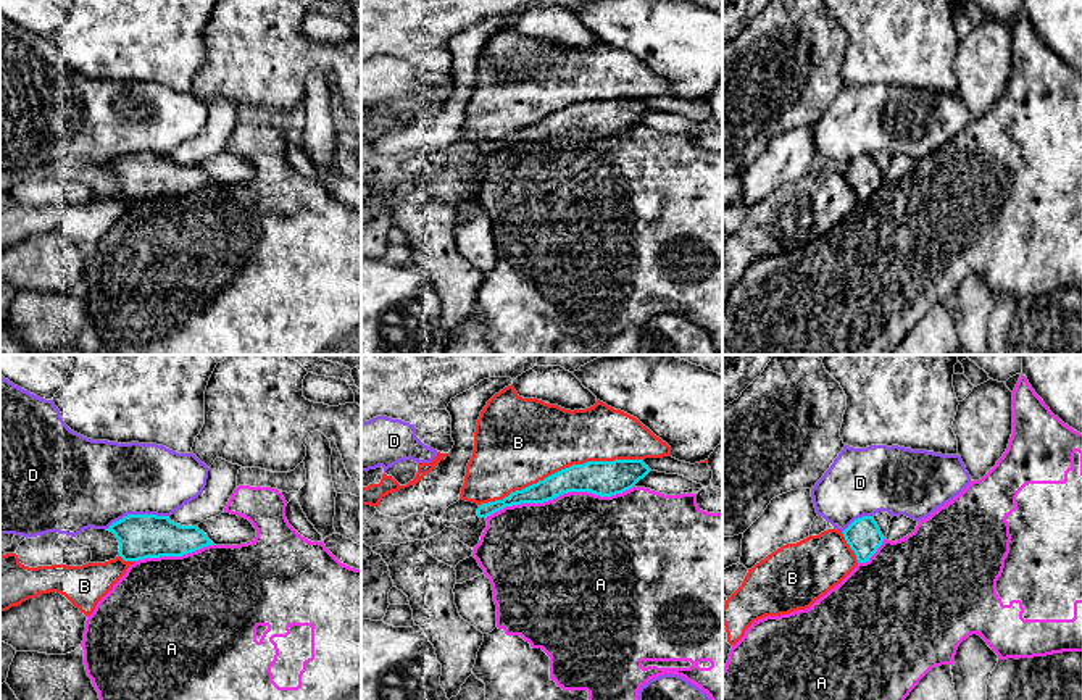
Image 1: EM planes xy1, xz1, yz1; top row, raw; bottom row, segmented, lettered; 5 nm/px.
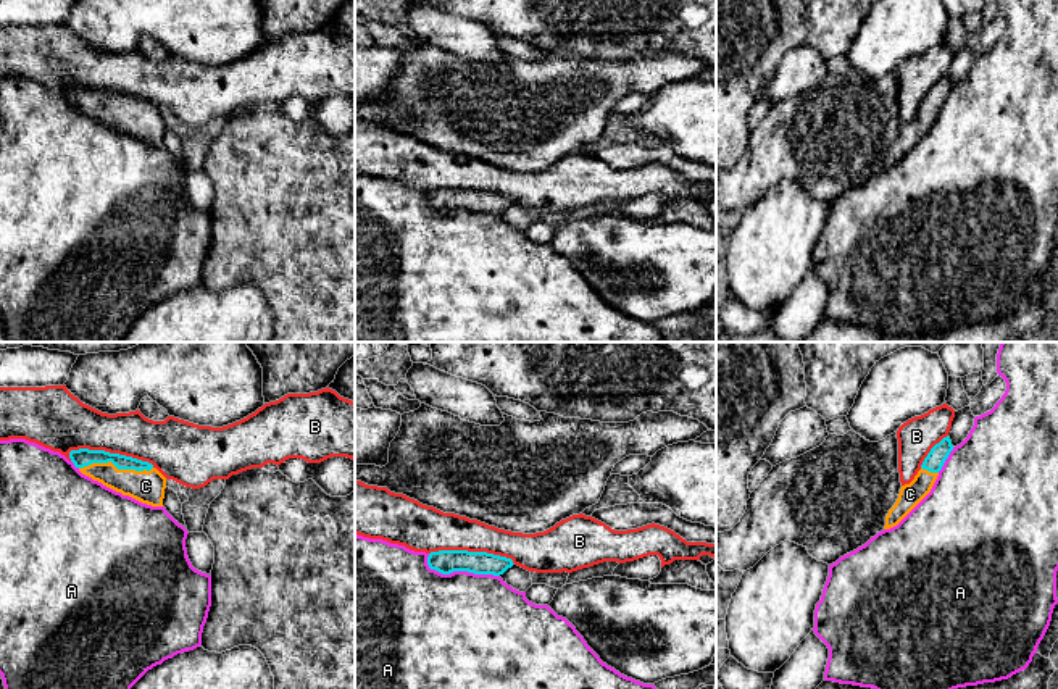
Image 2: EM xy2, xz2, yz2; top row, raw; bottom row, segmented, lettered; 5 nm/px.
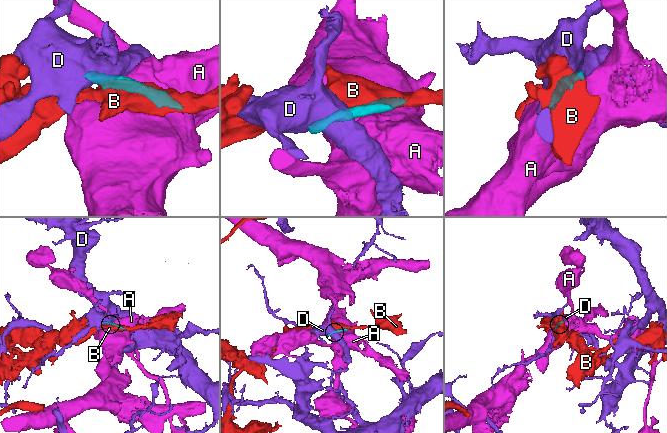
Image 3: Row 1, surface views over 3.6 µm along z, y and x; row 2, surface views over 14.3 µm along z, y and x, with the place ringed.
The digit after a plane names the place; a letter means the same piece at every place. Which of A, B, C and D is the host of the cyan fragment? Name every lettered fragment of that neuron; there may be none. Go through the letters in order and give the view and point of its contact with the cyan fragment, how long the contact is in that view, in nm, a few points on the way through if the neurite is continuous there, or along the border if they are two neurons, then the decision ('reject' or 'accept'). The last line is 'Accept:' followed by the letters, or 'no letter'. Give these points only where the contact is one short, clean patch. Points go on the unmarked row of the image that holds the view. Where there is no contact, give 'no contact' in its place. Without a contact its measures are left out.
A: contact xz1 (558, 134); length 750 nm; reject
B: contact xz1 (561, 108); length 850 nm; reject
C: contact xy2 (115, 104); length 360 nm; way xy2 (83, 96), (115, 104), (145, 125); accept
D: contact xy1 (137, 154); length 320 nm; reject
Accept: C

